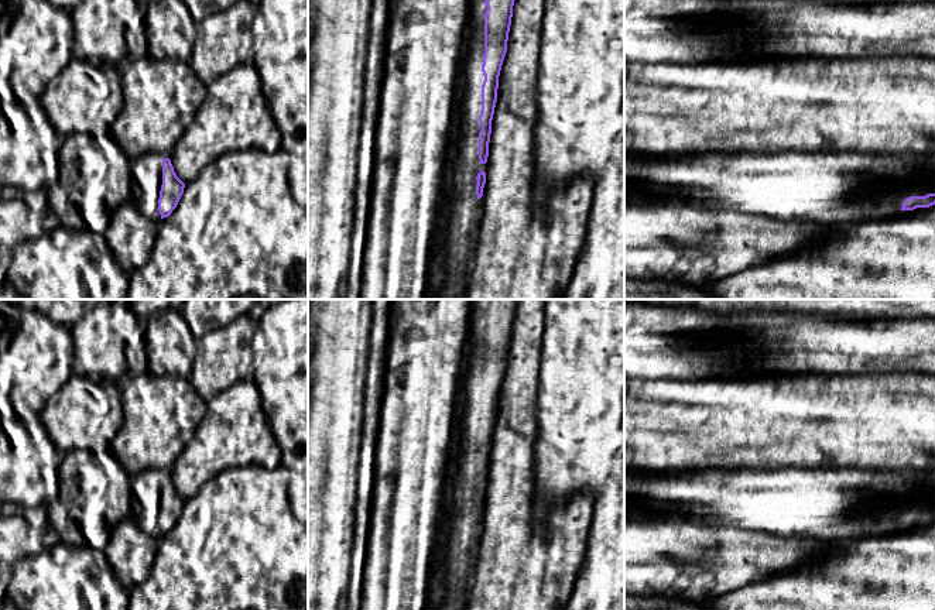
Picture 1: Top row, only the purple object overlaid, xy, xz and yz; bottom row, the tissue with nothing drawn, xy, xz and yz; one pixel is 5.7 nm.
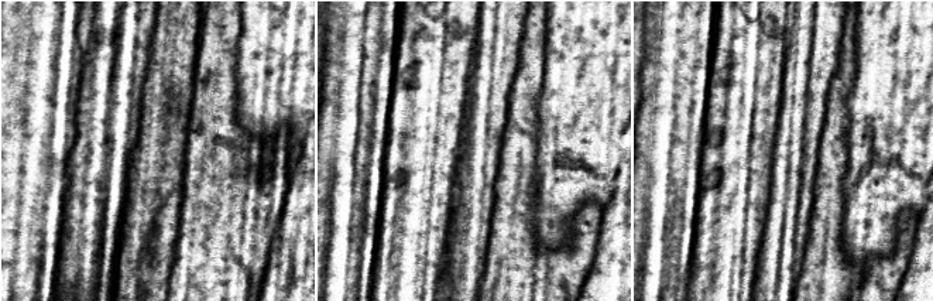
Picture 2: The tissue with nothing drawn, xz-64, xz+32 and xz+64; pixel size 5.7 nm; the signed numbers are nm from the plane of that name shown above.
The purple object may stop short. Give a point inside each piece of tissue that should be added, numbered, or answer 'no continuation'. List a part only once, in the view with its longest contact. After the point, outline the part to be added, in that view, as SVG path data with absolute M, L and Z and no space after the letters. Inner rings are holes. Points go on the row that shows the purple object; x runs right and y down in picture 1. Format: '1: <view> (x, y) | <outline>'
1: xz (462, 226) | M472 0L468 49L462 61L462 120L451 174L451 212L445 230L445 282L436 299L462 299L466 294L483 213L483 196L479 199L476 195L476 177L482 171L486 172L486 164L479 161L486 10L486 0Z

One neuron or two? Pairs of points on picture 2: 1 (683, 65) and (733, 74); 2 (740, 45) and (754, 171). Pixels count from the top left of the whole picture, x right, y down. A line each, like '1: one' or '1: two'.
1: two
2: one

